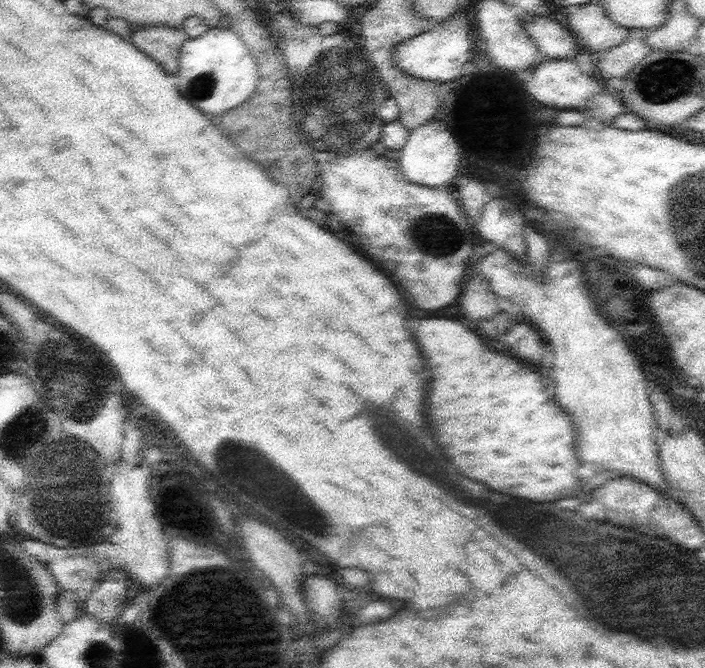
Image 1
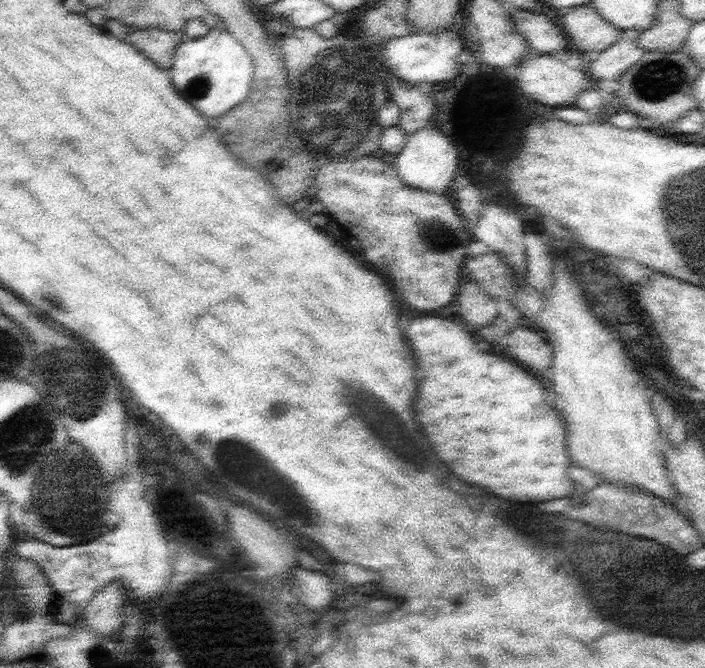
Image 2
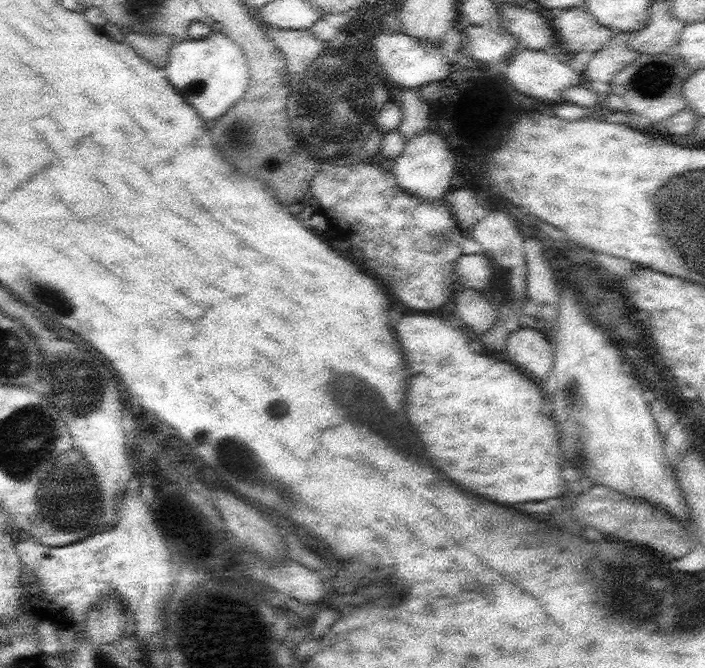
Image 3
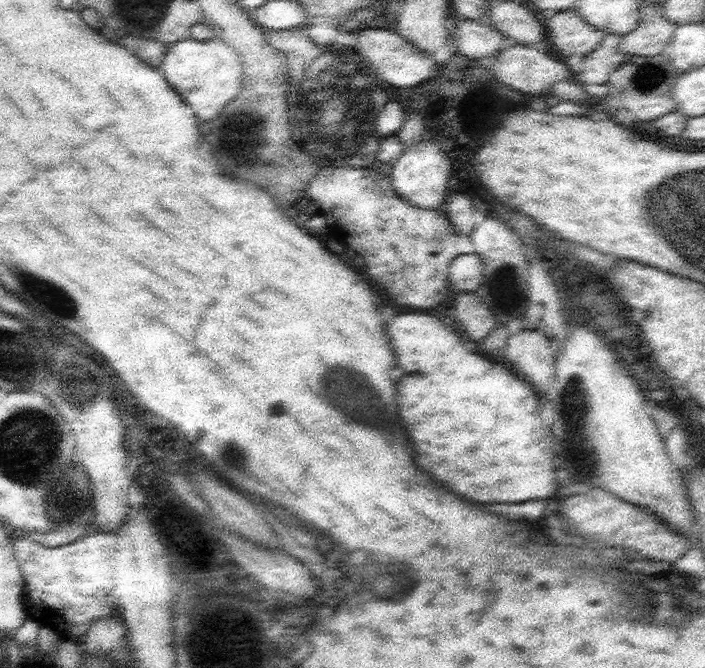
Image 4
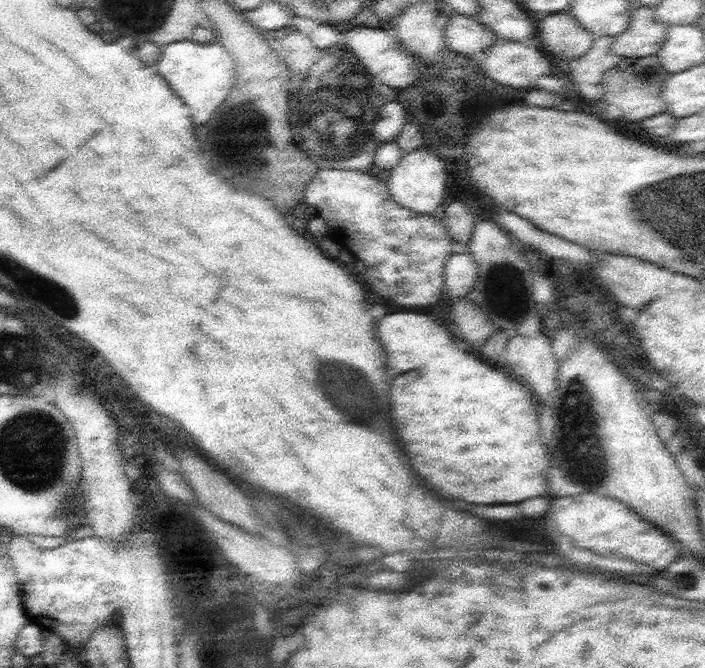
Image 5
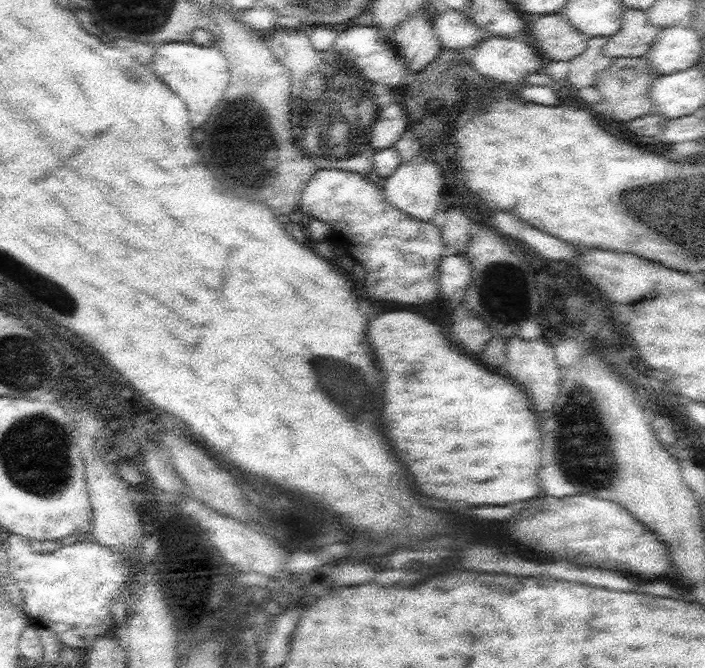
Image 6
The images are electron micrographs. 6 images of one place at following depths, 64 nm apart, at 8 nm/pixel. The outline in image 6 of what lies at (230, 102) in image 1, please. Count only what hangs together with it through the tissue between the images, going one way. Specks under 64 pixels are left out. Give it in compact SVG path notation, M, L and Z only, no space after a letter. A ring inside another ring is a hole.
M217 40L209 48L201 48L193 42L163 44L157 48L153 64L155 64L157 78L161 78L175 92L175 96L179 96L181 102L185 102L193 128L201 126L207 120L209 112L217 106L221 96L227 92L229 78L231 78L229 64L221 54Z

